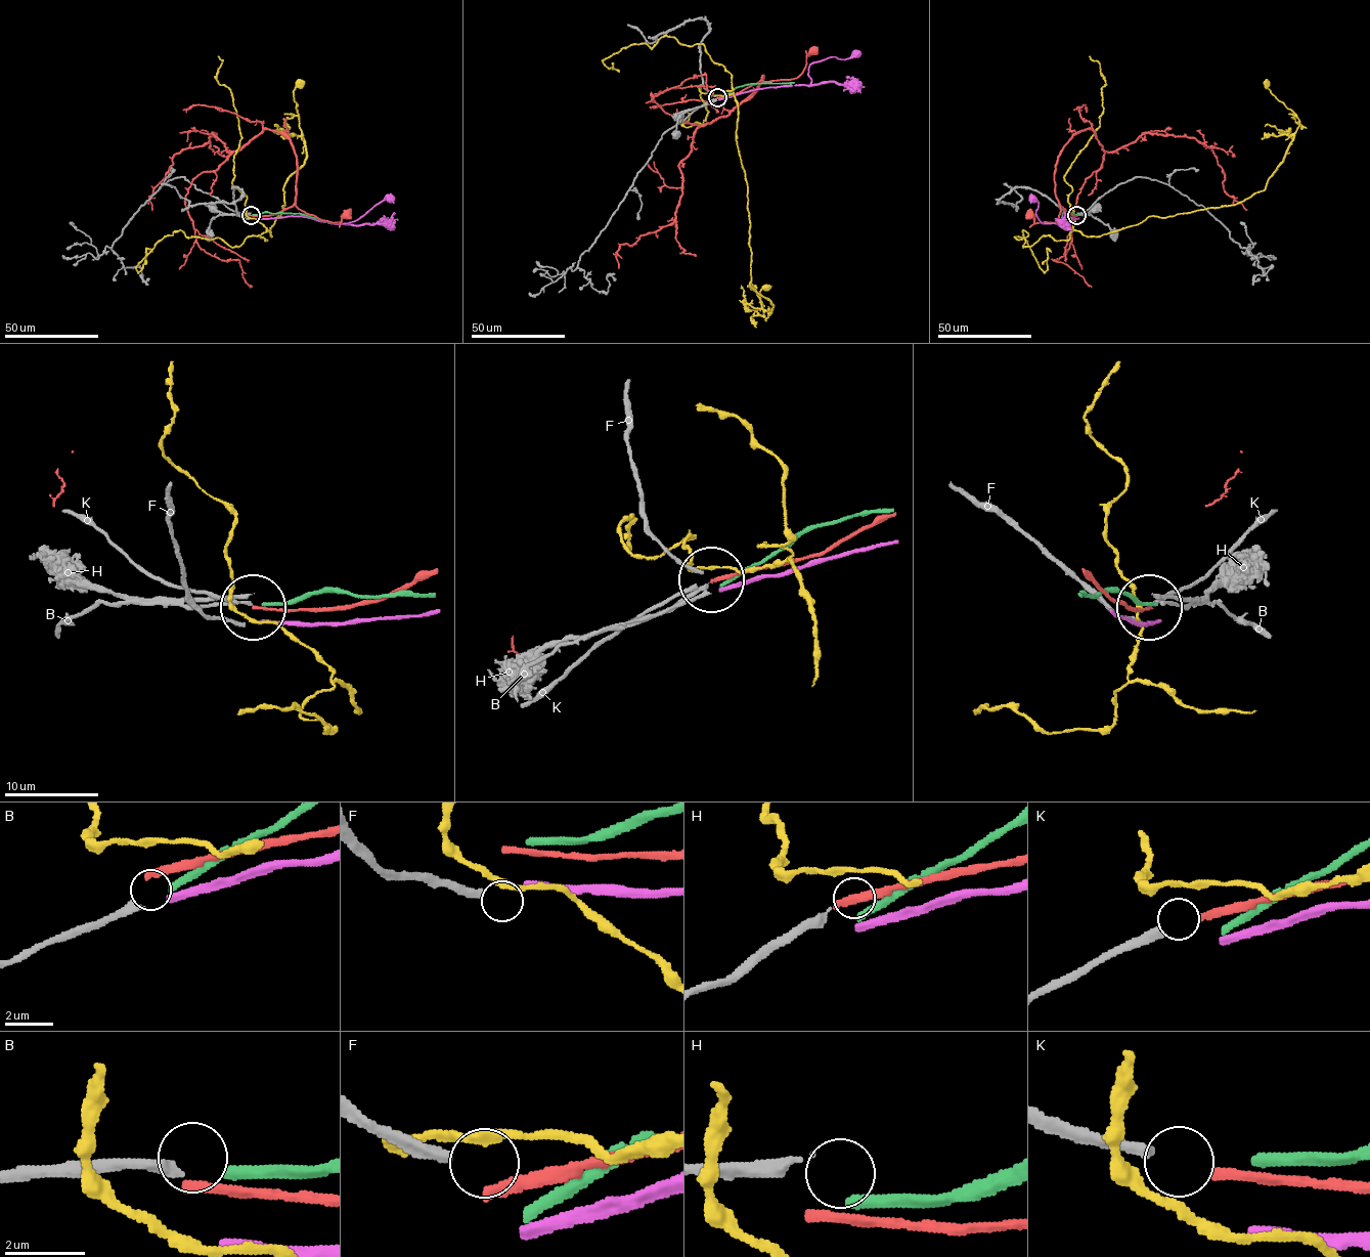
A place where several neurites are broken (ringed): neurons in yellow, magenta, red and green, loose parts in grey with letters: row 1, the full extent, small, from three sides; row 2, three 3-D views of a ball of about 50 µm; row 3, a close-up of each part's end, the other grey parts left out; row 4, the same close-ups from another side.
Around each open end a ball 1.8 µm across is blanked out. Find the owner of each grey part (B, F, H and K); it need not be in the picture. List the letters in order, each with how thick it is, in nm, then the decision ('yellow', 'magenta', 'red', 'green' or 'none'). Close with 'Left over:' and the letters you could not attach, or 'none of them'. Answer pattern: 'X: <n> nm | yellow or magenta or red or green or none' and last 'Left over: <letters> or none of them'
B: 360 nm | green
F: 320 nm | none
H: 120 nm | none
K: 340 nm | red
Left over: F, H

